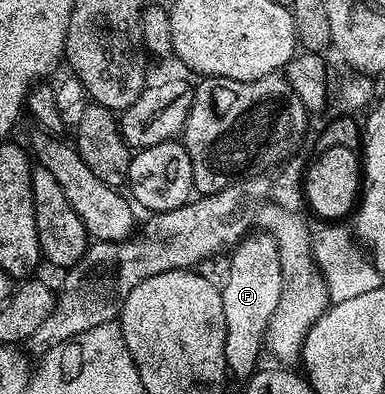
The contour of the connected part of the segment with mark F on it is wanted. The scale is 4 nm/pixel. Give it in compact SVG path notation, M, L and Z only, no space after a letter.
M259 229L254 233L248 233L235 244L230 252L231 260L227 263L227 276L221 282L221 309L225 313L225 349L223 357L227 362L228 372L235 371L242 377L247 377L256 370L255 362L259 359L259 342L263 339L263 333L269 329L269 320L275 306L283 292L283 274L279 261L279 246L272 236Z

